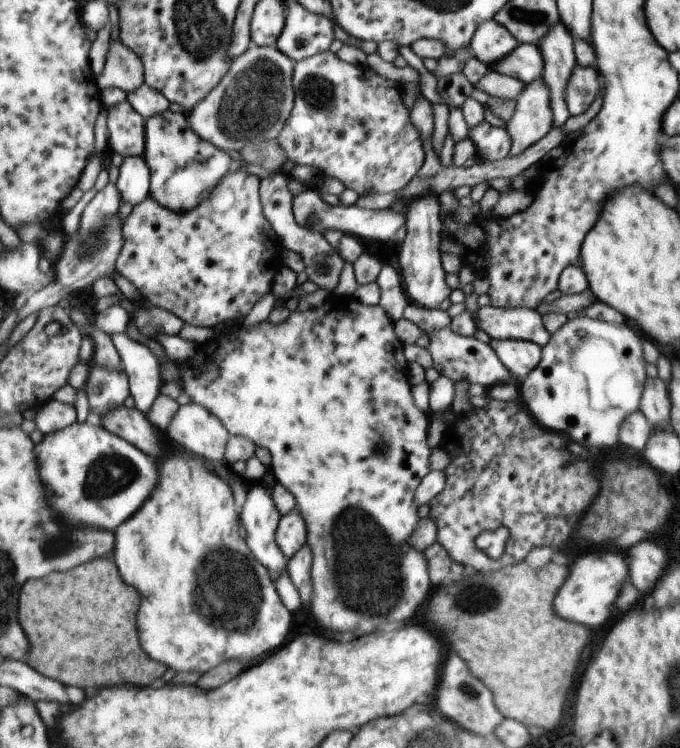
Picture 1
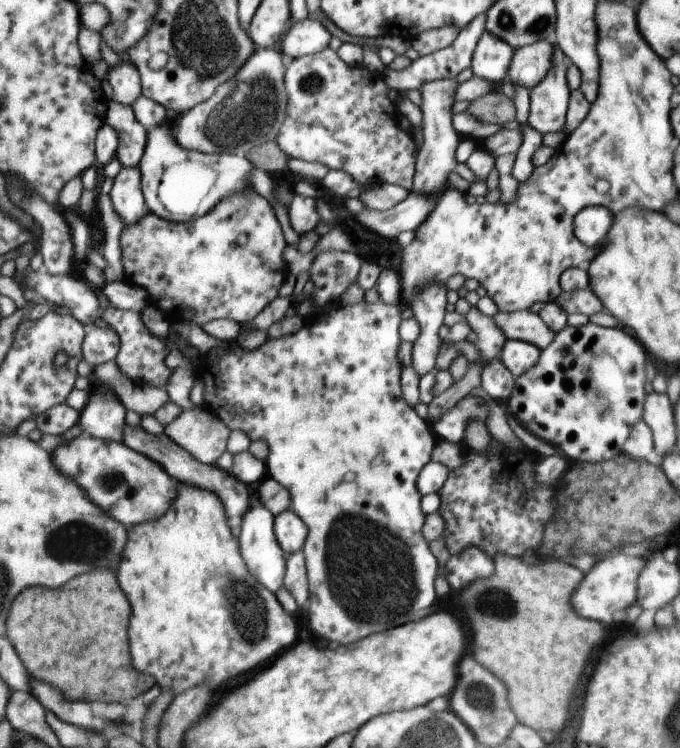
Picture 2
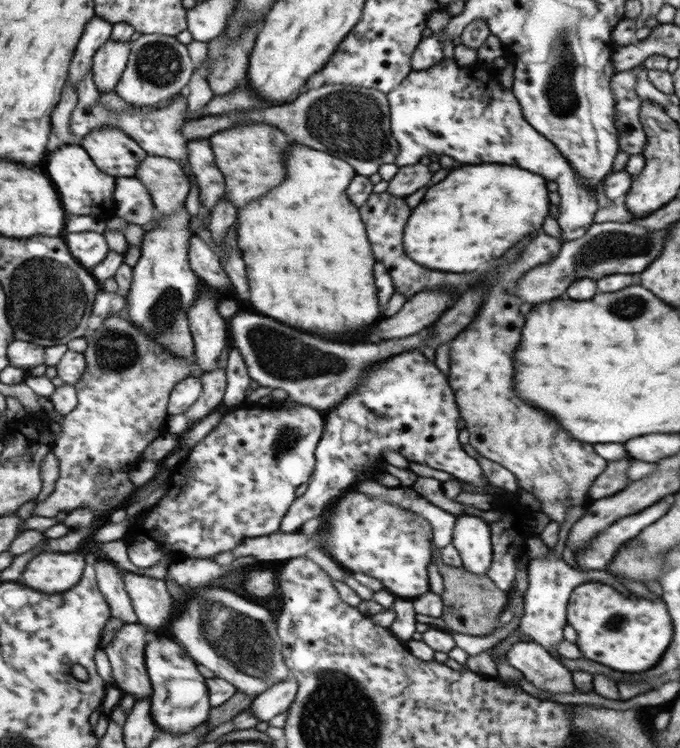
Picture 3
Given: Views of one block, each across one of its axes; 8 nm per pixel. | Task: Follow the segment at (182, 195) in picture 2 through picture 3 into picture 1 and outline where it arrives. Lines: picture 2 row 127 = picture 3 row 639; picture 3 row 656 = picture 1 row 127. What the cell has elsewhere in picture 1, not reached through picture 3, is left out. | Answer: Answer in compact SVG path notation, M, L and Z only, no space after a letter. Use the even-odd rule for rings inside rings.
M167 110L146 122L145 162L151 170L150 196L173 212L191 212L211 198L234 169L231 156L191 130L188 115Z

